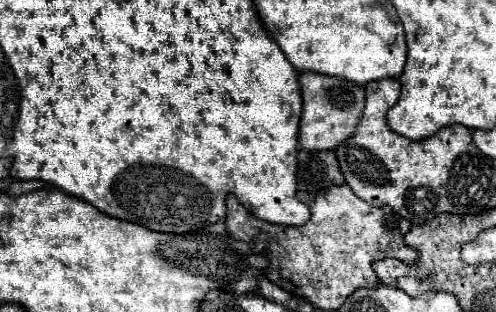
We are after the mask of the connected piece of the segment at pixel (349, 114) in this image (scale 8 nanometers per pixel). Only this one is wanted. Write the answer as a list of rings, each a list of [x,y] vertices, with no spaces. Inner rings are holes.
[[[300,73],[298,75],[302,89],[302,119],[300,119],[300,137],[298,143],[304,151],[336,149],[348,135],[352,135],[362,109],[364,109],[364,87],[356,83],[326,77],[320,73]]]

